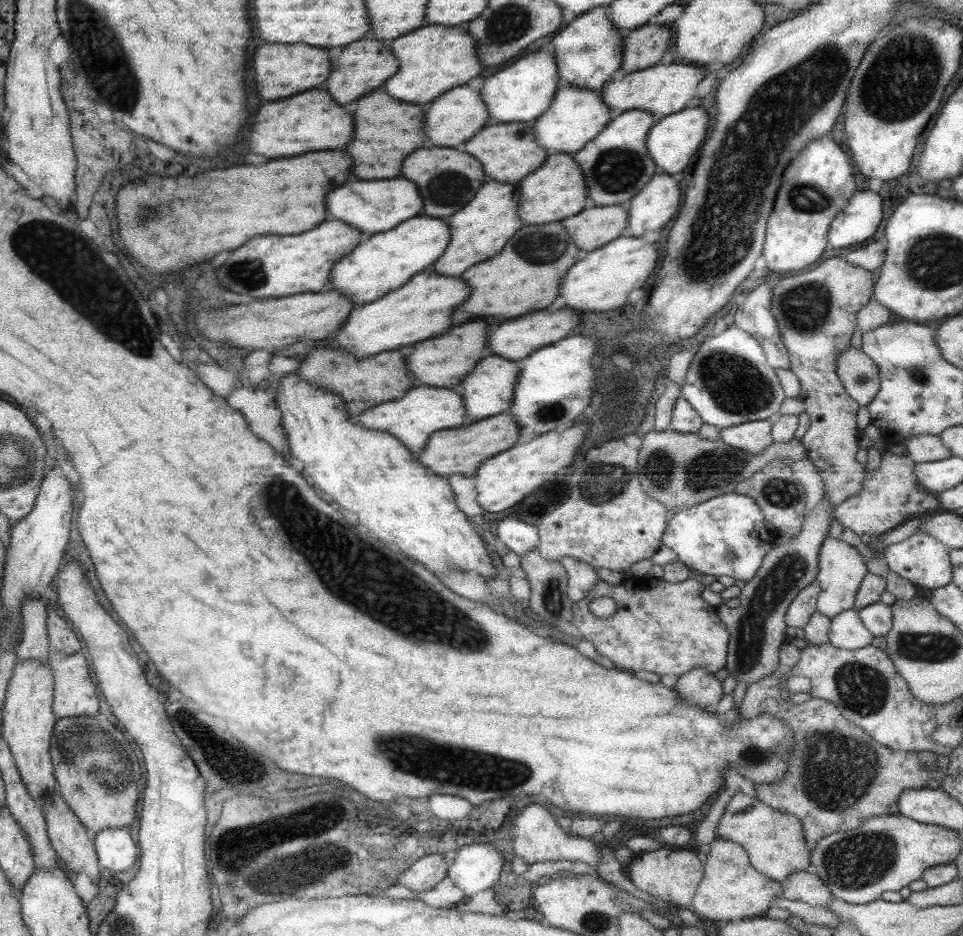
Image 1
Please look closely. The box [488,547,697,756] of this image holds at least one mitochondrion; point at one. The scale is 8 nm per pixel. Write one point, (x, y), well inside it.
(553, 602)

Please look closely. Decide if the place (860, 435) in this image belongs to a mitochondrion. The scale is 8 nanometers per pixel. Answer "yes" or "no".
no

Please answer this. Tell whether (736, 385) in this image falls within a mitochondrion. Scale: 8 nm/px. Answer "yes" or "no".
yes

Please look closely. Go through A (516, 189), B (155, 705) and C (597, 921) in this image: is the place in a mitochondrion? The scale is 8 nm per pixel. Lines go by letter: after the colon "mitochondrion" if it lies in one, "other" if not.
A: other
B: other
C: mitochondrion

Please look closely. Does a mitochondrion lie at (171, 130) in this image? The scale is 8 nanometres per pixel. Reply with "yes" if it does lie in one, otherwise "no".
no

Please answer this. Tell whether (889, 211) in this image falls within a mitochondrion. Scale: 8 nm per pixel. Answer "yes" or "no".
no

